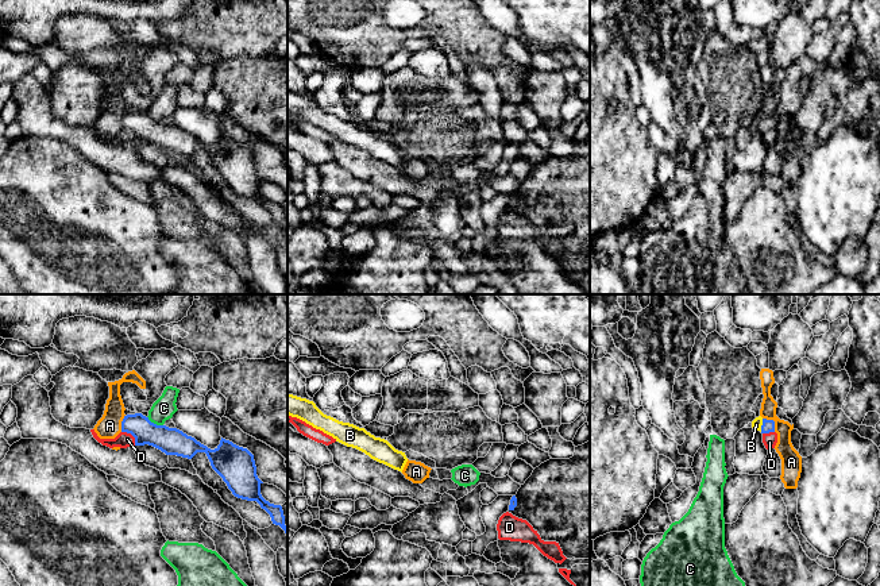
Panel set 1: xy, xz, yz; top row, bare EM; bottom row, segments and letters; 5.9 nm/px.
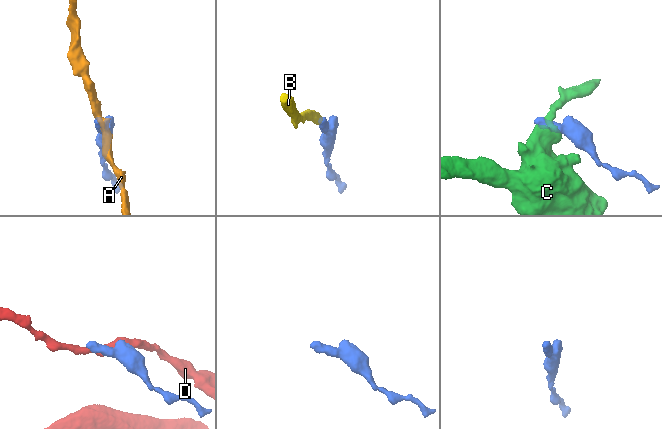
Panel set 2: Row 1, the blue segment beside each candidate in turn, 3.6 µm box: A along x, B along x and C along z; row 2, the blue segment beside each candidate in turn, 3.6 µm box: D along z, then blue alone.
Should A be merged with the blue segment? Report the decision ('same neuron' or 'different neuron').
different neuron

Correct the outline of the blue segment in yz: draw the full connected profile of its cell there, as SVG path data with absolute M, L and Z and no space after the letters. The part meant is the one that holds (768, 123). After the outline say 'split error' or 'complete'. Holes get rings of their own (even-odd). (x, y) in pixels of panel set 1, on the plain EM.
M759 113L752 119L752 126L760 128L761 131L775 130L775 119Z; split error

